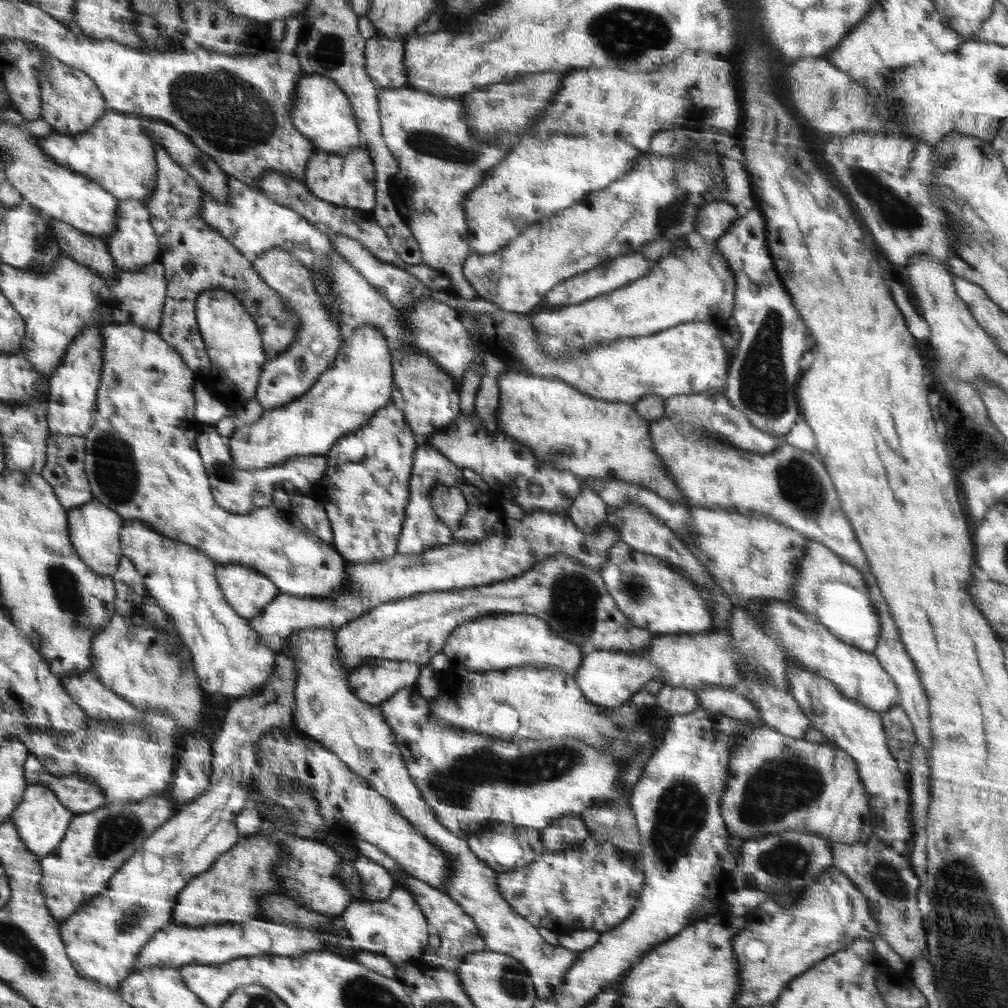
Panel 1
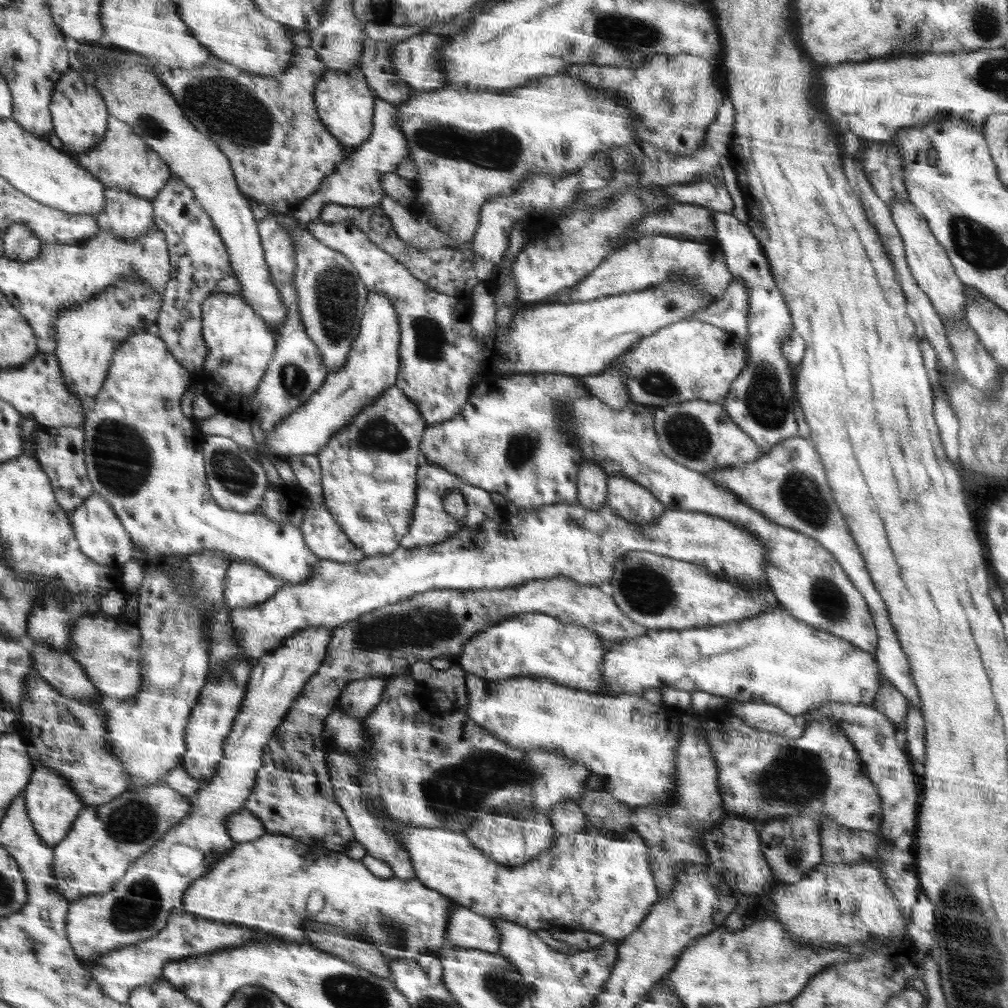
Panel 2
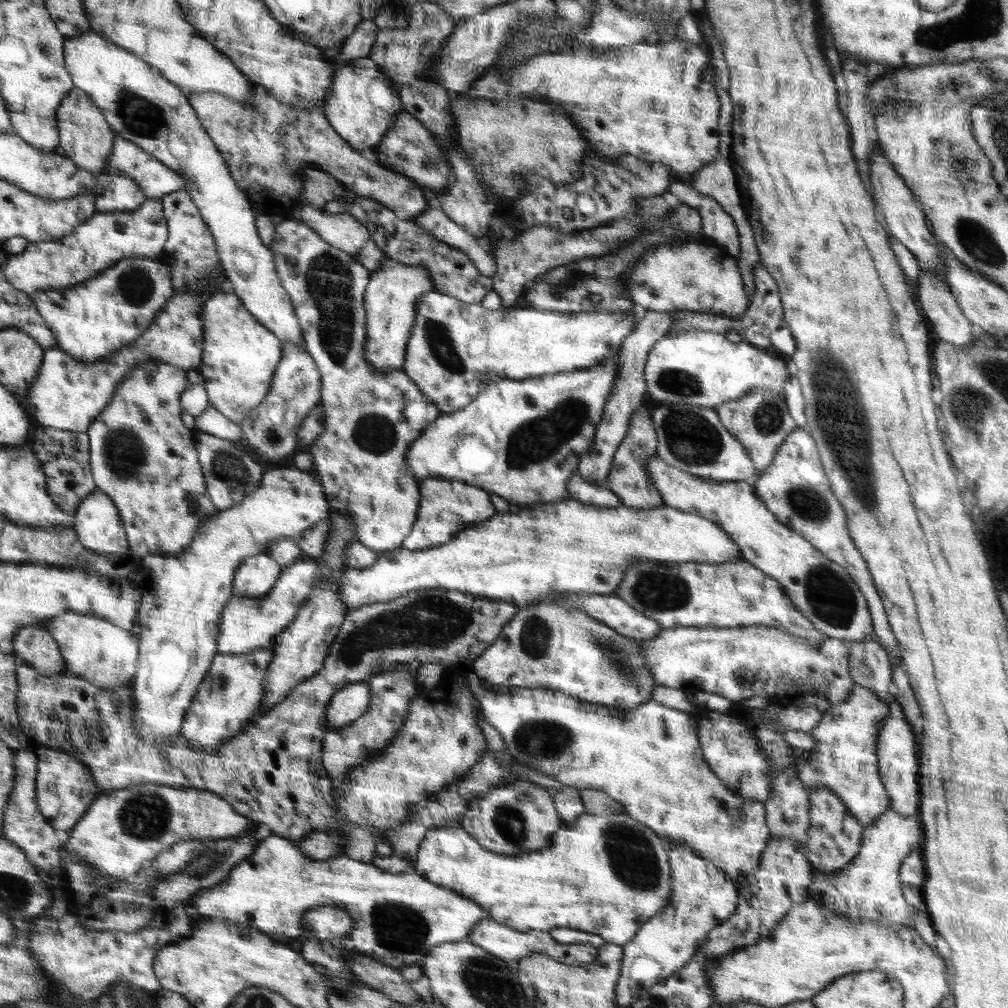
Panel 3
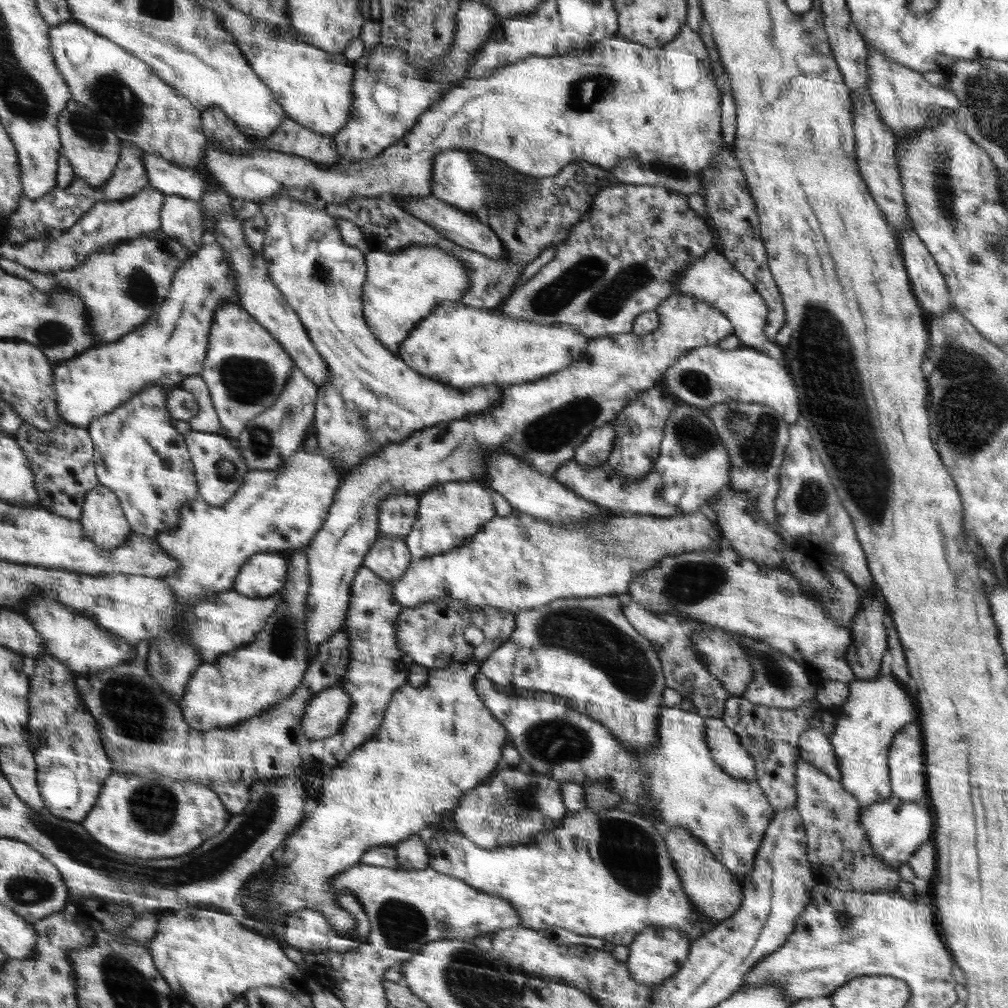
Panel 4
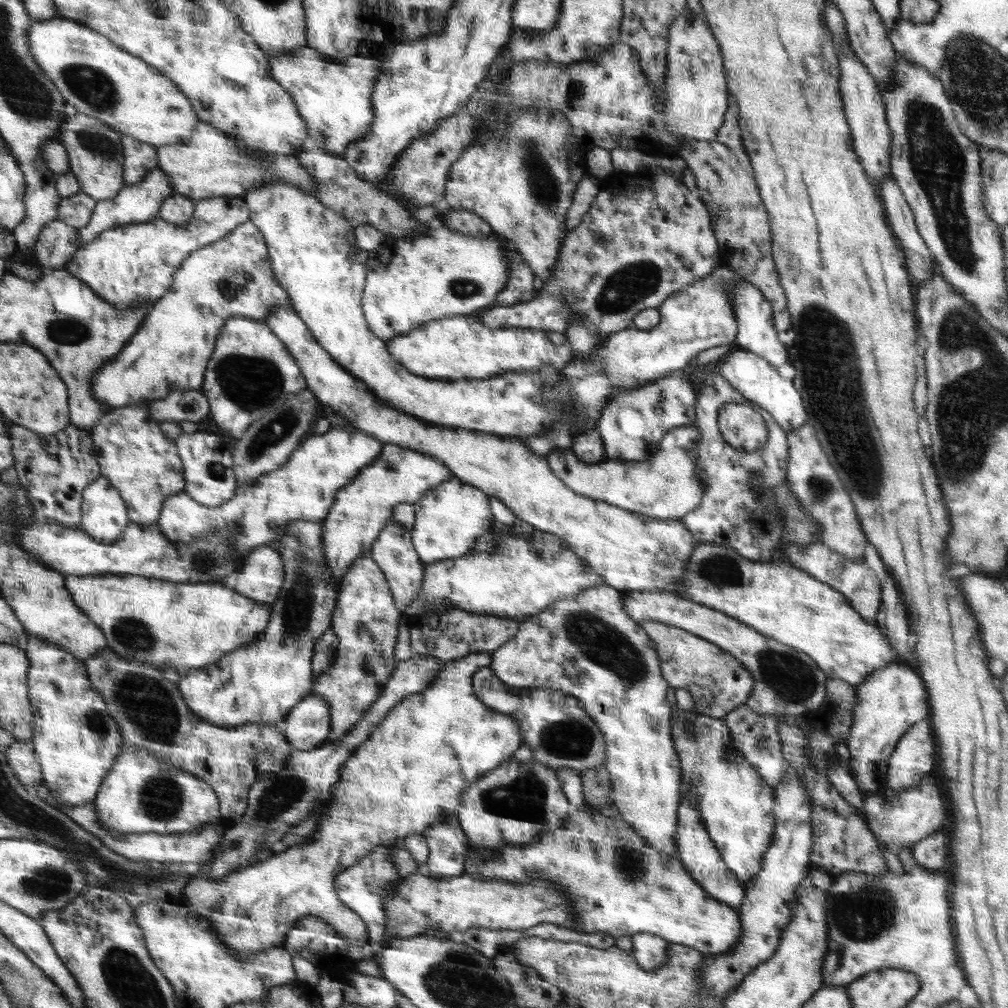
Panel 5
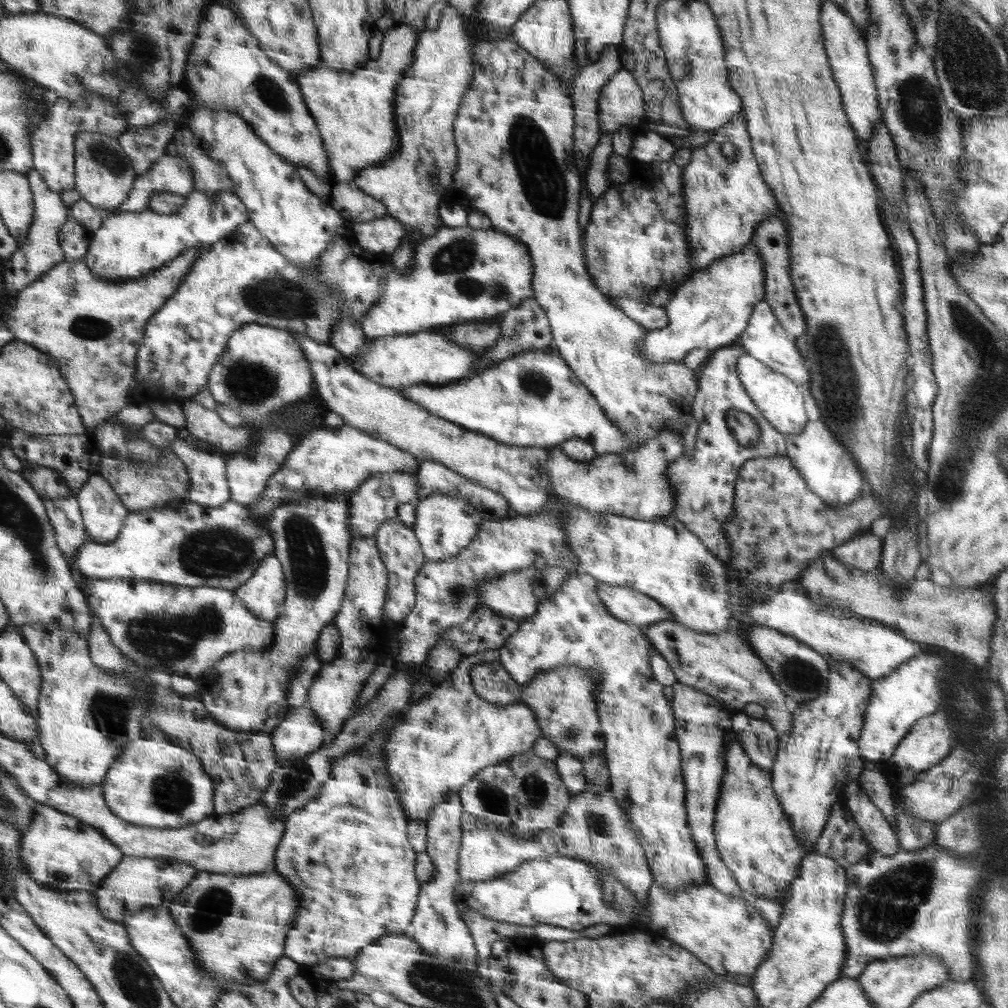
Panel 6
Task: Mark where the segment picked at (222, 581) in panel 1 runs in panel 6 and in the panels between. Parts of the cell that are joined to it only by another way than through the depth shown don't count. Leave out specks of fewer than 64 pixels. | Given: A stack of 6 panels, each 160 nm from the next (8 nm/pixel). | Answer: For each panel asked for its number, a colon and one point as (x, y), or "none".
2: (246, 584)
3: (256, 576)
4: (264, 574)
5: (261, 578)
6: (264, 594)

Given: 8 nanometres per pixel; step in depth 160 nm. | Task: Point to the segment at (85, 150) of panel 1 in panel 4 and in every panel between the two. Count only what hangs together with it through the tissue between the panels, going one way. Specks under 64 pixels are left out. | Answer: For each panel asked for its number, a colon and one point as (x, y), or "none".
2: (123, 160)
3: (156, 179)
4: (617, 100)

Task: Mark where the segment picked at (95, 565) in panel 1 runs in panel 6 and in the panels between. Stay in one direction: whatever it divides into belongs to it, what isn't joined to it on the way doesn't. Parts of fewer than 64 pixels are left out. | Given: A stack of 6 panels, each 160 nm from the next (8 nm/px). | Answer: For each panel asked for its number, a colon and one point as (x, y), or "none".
2: (99, 532)
3: (98, 523)
4: (103, 519)
5: (104, 514)
6: (104, 515)

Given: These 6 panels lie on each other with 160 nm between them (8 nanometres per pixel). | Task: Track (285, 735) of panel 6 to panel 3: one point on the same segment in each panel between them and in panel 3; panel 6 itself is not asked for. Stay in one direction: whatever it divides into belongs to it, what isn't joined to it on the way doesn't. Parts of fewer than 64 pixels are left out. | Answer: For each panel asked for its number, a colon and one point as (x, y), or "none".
3: (352, 702)
4: (327, 713)
5: (308, 724)

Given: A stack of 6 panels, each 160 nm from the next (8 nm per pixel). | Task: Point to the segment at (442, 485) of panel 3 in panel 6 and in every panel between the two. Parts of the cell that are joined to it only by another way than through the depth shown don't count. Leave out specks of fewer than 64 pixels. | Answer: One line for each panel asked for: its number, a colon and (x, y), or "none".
4: (452, 513)
5: (452, 516)
6: (445, 525)

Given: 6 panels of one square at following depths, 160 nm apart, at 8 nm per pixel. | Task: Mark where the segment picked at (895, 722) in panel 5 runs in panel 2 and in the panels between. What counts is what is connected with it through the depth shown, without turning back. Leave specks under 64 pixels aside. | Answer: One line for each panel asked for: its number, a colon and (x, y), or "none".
2: (761, 775)
3: (844, 760)
4: (875, 710)

